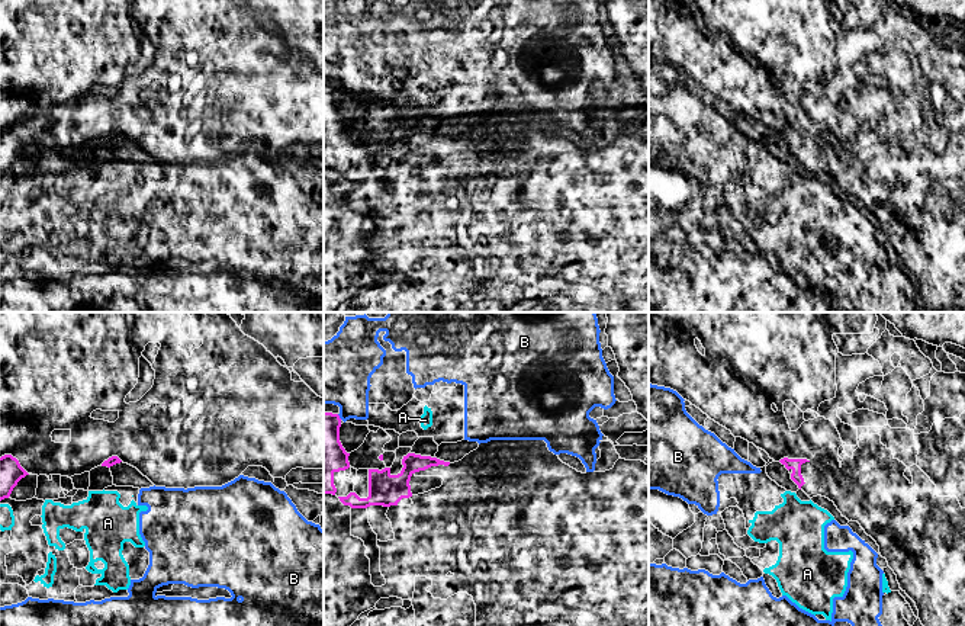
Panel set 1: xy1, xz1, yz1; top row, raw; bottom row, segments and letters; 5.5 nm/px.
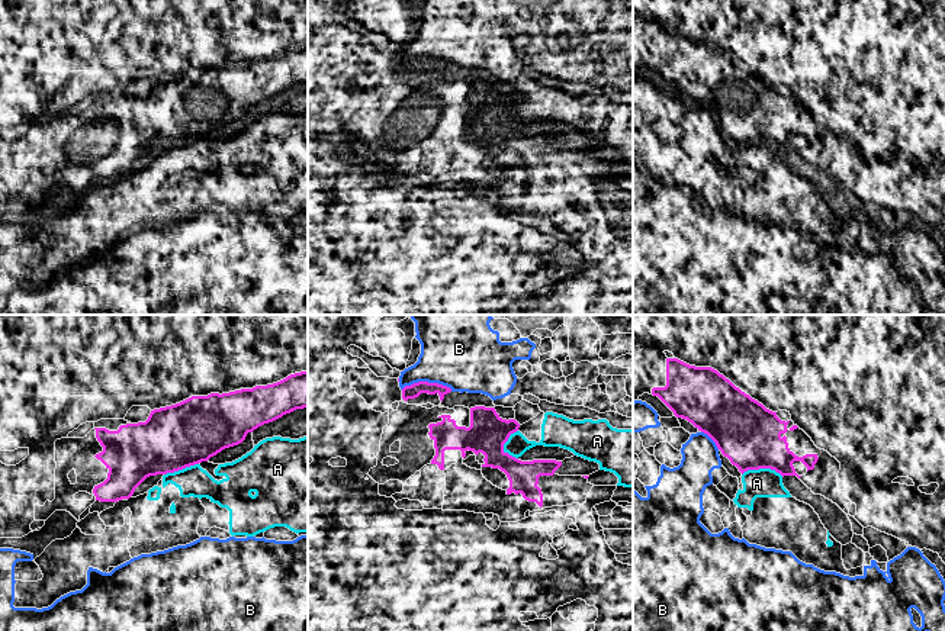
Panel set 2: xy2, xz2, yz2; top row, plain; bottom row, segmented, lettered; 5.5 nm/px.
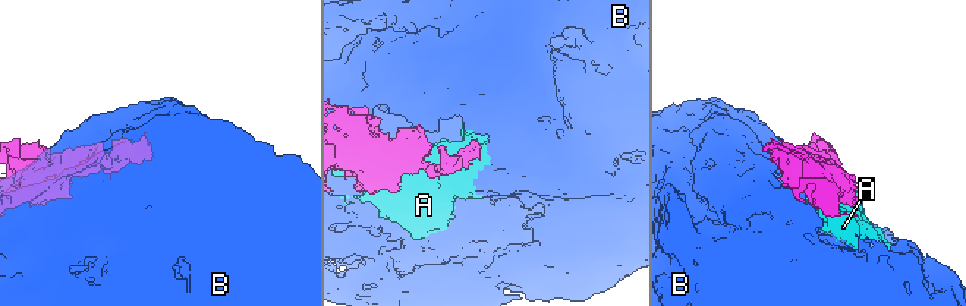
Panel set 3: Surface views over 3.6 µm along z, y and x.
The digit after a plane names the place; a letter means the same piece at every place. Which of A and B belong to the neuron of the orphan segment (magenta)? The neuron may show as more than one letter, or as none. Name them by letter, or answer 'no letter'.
no letter

